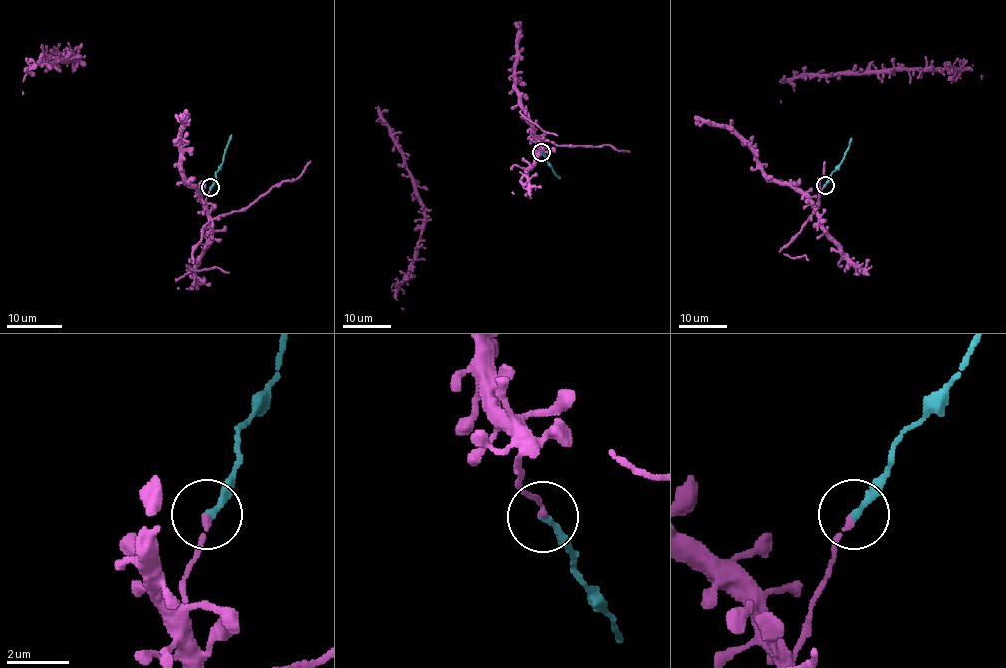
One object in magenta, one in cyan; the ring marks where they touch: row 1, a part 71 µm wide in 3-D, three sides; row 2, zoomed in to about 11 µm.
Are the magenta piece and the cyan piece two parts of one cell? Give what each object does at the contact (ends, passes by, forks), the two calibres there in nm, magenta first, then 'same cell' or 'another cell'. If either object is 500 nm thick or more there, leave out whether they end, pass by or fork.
magenta ends | cyan ends | 170/240 nm | same cell

